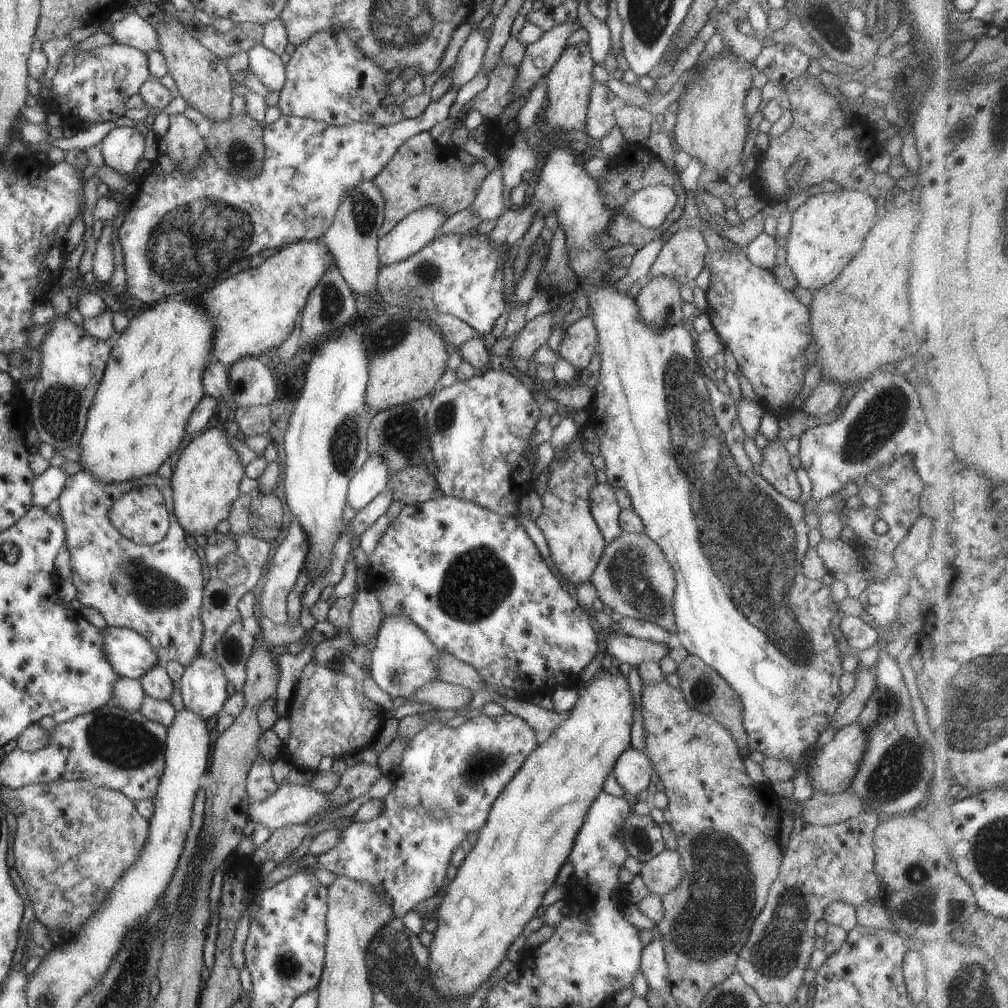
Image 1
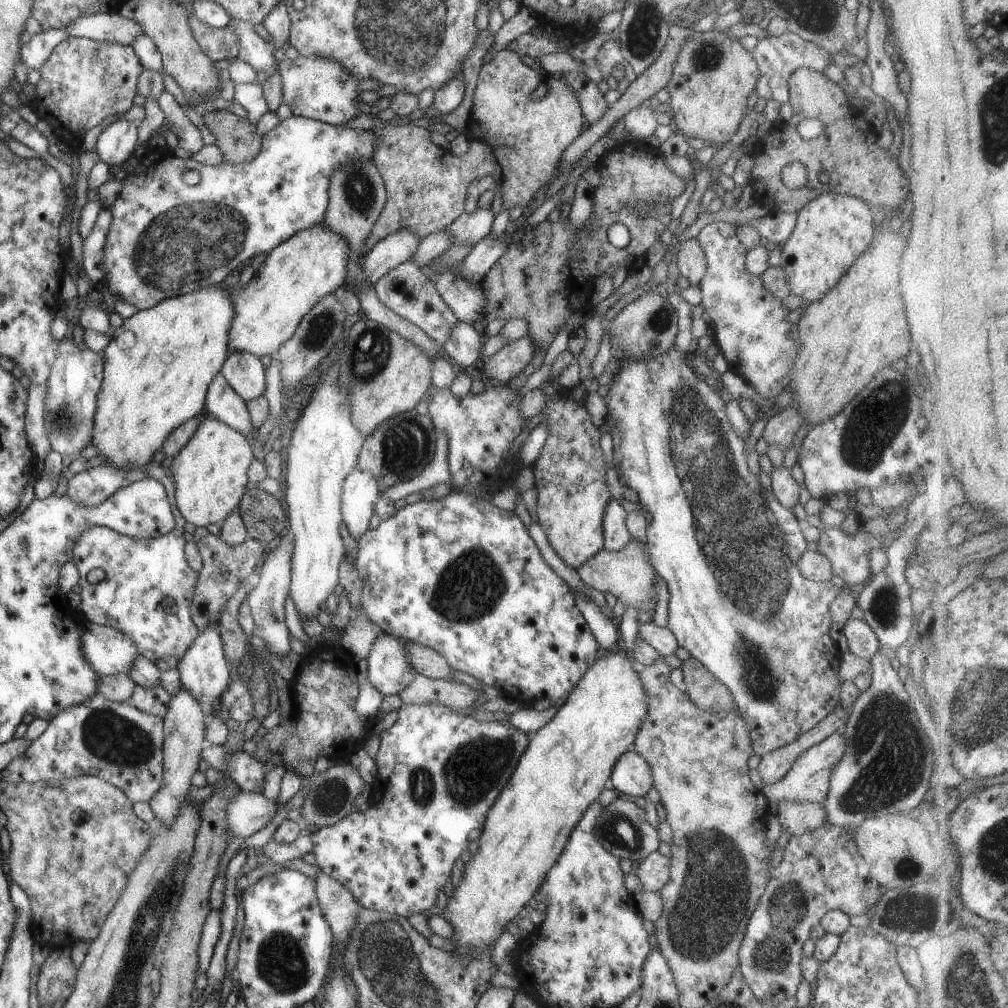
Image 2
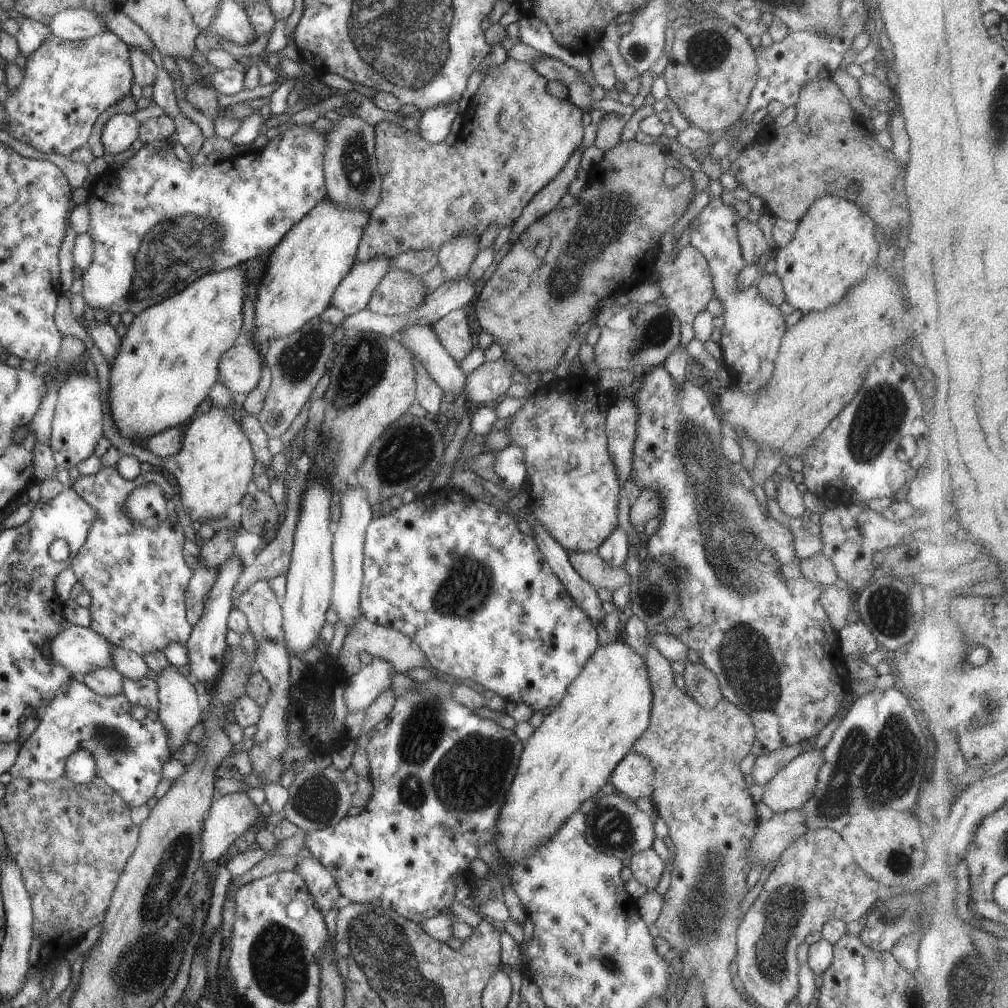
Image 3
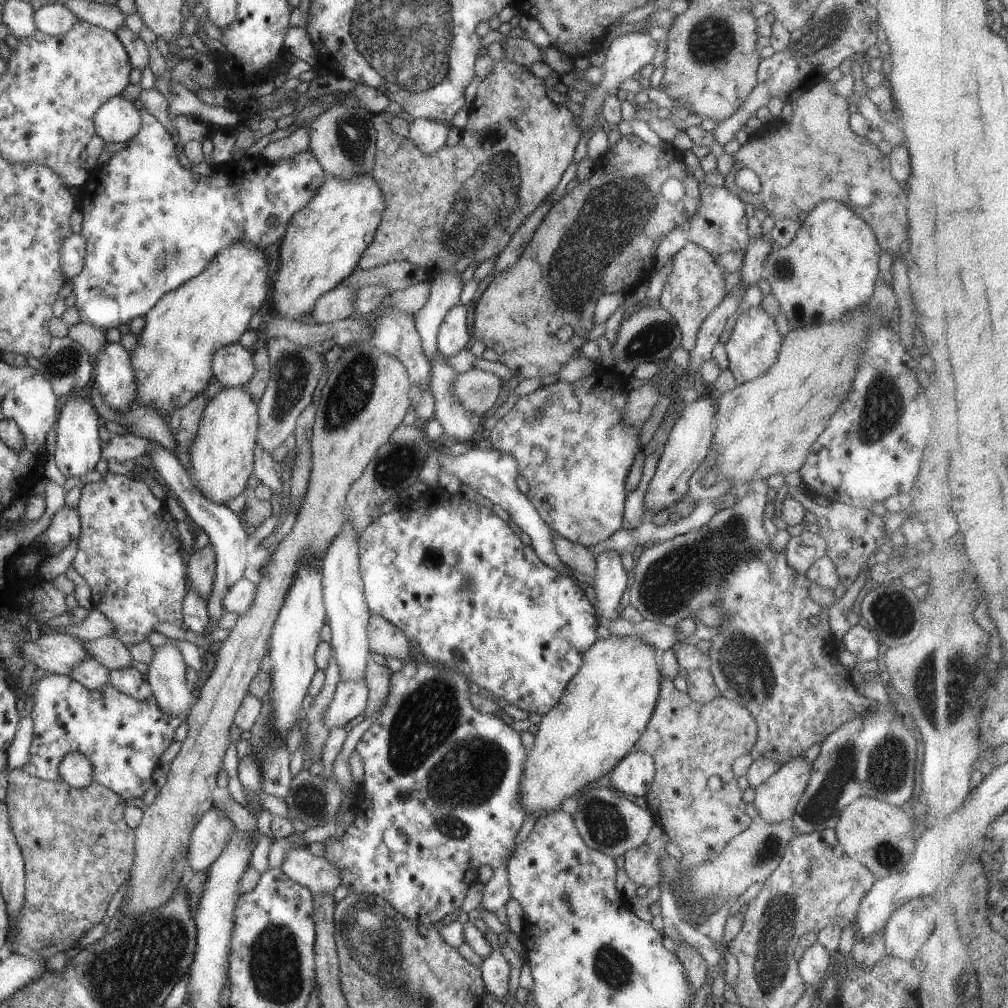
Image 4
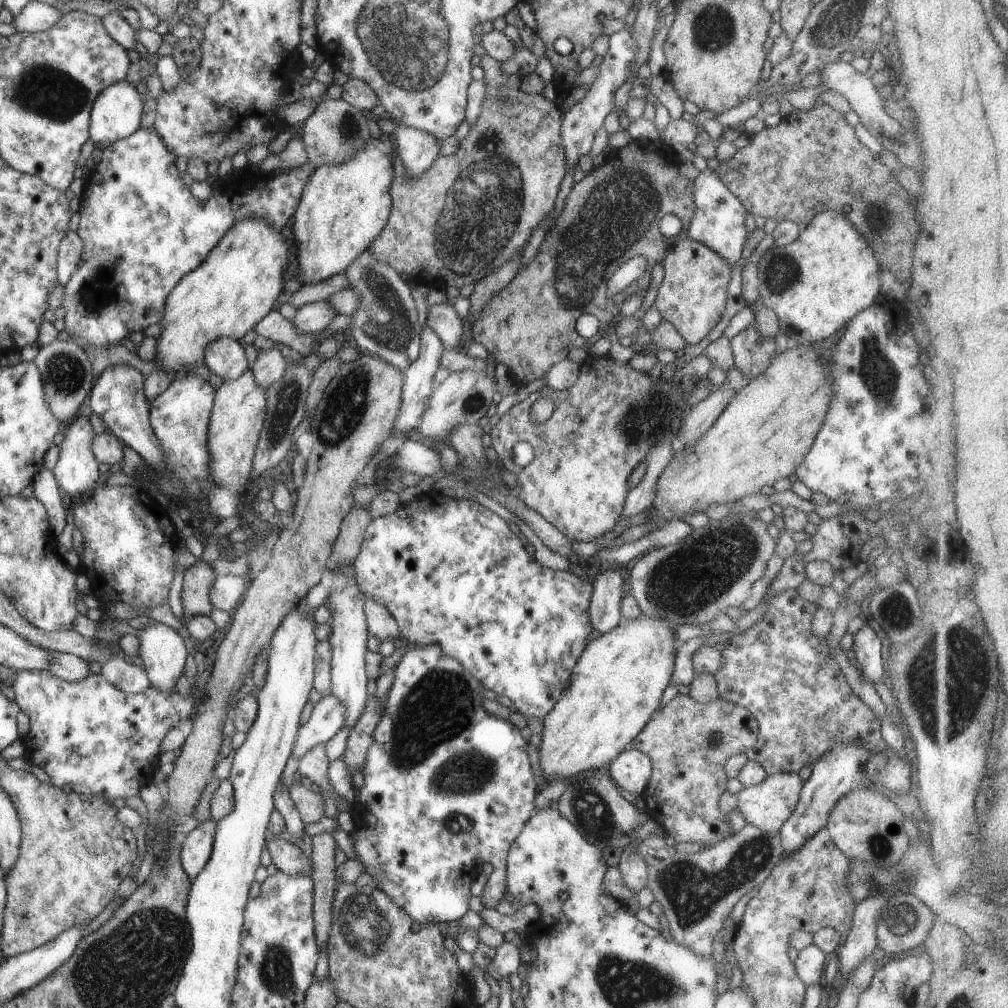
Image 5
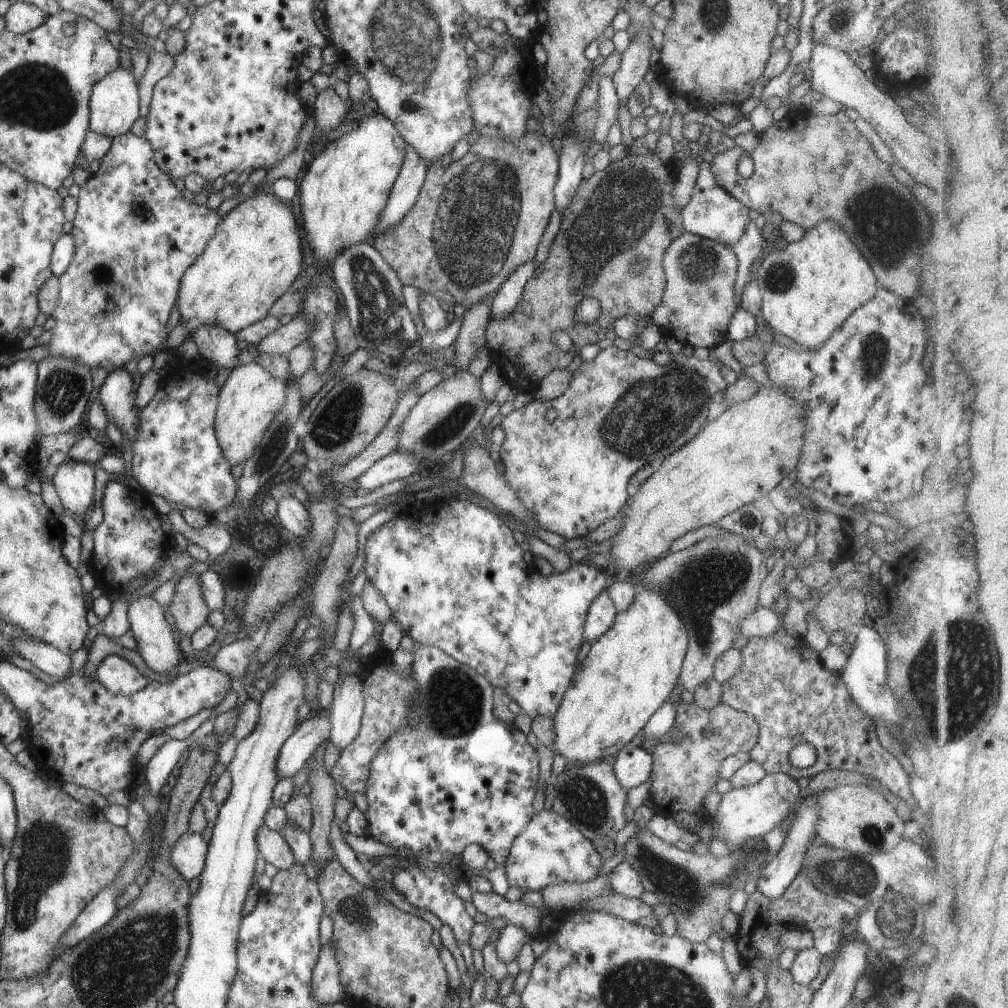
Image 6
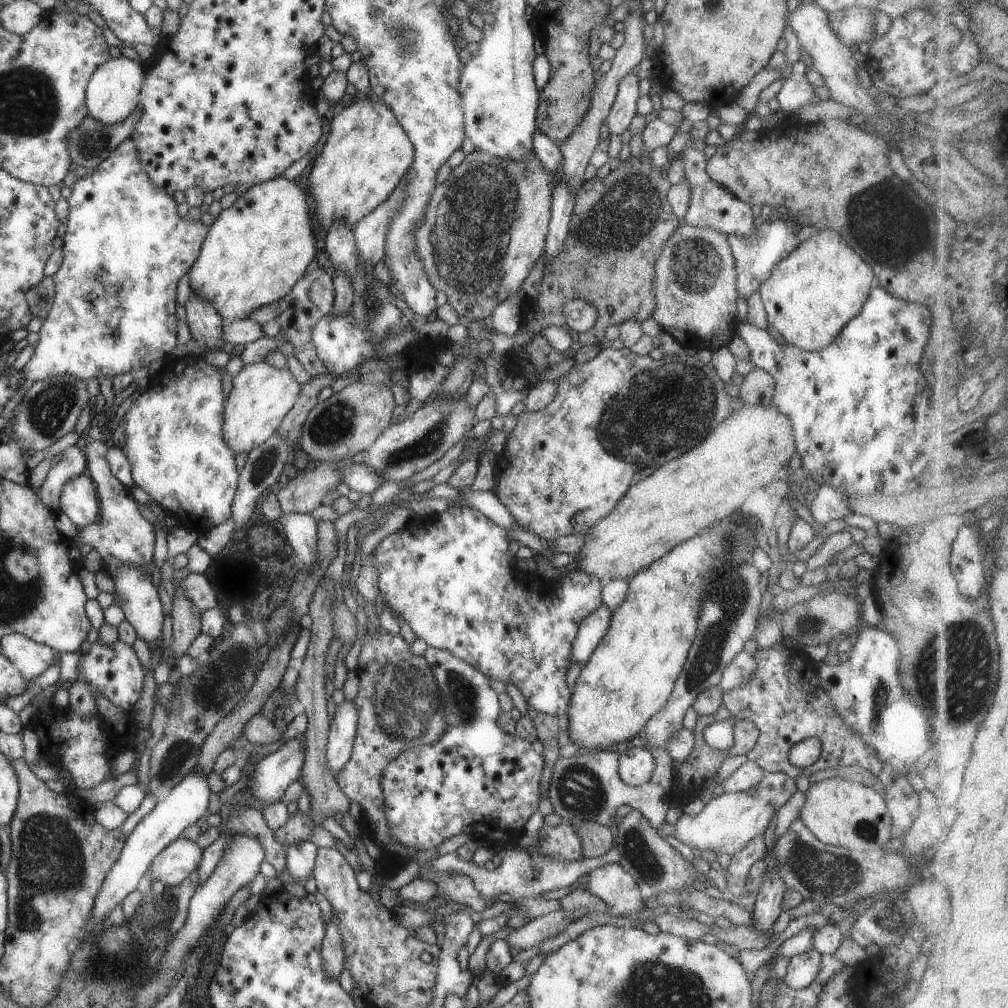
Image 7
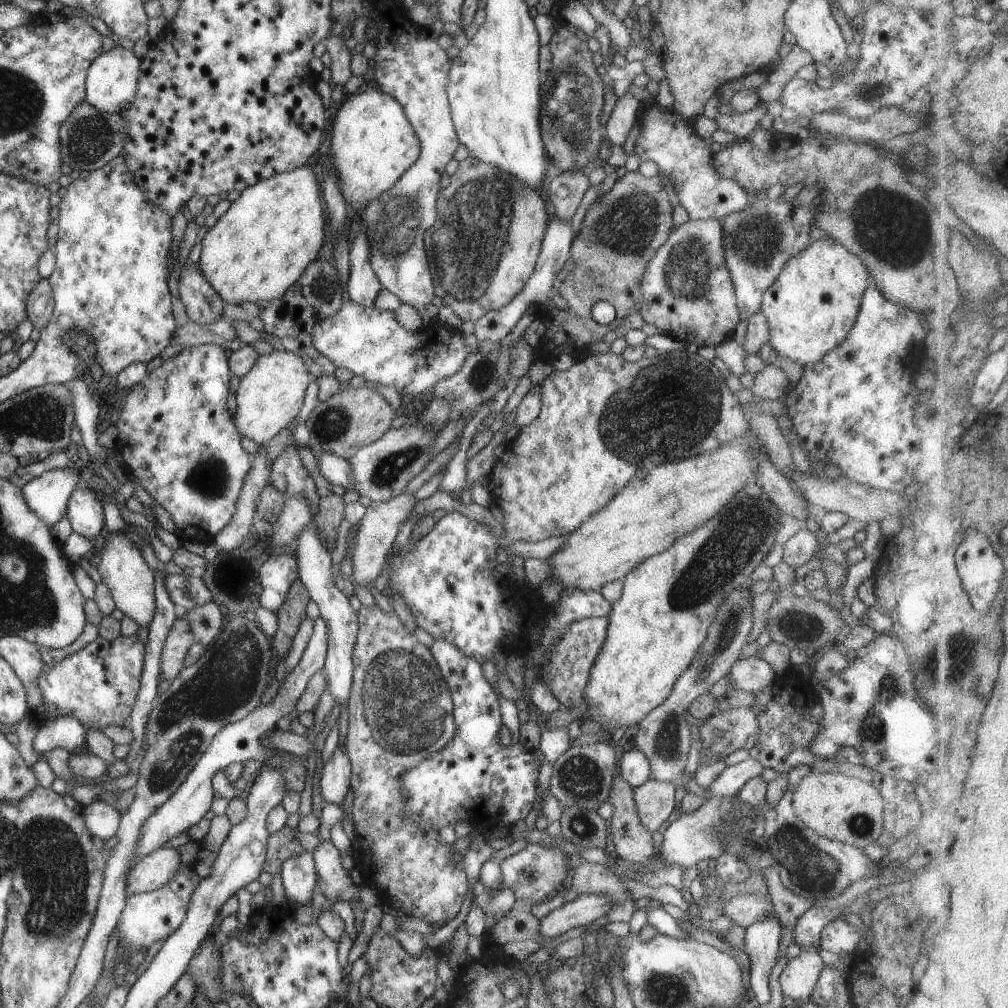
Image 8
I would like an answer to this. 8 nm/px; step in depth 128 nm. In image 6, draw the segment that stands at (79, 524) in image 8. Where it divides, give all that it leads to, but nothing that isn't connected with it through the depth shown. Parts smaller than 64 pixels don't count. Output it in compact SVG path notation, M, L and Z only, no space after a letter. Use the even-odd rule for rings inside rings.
M68 457L56 466L51 483L61 506L75 516L81 516L93 500L93 472L96 468L94 462Z

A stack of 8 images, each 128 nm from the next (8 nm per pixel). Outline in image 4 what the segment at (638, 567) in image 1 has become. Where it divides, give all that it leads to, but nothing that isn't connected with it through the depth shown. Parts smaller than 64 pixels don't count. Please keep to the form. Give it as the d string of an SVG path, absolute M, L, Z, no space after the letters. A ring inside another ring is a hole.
M551 531L551 542L553 542L553 548L555 548L555 554L565 566L579 572L579 574L595 576L595 570L597 570L596 558L588 548L569 542L569 540L565 540L563 536L559 536L557 532L553 531Z

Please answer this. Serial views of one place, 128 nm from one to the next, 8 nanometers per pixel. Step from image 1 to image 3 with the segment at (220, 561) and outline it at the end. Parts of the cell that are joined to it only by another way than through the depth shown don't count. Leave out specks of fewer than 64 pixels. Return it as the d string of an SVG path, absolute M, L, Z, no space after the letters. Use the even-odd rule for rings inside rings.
M200 560L194 565L192 570L192 576L187 584L184 593L184 606L187 623L193 627L201 617L204 601L206 595L211 589L213 582L215 581L218 570L222 567L216 567L212 570L206 570L201 564Z

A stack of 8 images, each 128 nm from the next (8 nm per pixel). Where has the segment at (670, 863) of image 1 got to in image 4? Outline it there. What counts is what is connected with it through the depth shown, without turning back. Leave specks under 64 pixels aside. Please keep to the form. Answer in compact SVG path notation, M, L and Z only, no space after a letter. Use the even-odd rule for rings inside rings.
M643 843L637 848L630 848L622 857L622 868L636 886L646 886L649 889L659 884L661 868L657 864L658 854L654 854L648 844Z

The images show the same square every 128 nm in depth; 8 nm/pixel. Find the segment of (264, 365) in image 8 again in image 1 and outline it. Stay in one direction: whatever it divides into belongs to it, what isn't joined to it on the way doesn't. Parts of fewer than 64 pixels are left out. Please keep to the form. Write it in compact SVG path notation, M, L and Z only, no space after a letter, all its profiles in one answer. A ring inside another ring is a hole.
M216 427L207 428L205 432L186 440L178 451L175 460L175 469L171 473L171 492L173 497L173 514L185 534L191 536L205 536L207 532L215 532L215 526L228 517L232 502L239 496L239 480L243 476L244 466L229 444L229 436Z

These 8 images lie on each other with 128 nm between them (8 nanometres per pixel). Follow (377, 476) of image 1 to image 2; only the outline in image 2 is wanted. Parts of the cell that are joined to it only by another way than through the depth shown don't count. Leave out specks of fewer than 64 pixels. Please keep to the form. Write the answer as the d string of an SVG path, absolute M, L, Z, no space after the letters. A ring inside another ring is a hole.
M355 468L343 479L340 510L351 540L357 541L376 520L374 503L378 498L377 482L367 470Z

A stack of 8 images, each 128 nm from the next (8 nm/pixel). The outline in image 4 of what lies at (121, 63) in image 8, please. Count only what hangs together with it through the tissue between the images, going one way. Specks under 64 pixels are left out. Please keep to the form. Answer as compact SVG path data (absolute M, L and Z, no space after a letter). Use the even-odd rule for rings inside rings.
M120 95L108 97L95 110L92 122L94 134L109 147L126 144L140 128L137 102L130 102Z

